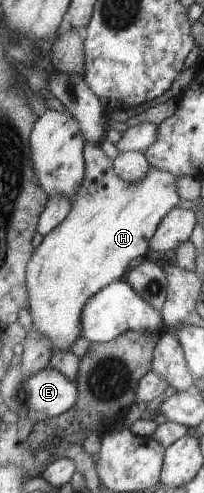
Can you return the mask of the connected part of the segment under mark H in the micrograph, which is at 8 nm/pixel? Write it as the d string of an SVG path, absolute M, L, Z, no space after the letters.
M84 141L82 152L85 160L83 181L70 198L69 211L65 219L55 225L55 229L42 237L26 265L26 310L31 317L29 330L43 335L49 341L51 351L69 351L69 347L79 337L79 311L83 309L83 303L96 291L118 280L128 271L129 261L146 255L149 250L148 241L159 225L159 220L180 201L175 175L157 167L149 167L147 175L143 175L139 183L125 183L119 179L119 175L115 175L112 161L101 152L98 143Z

